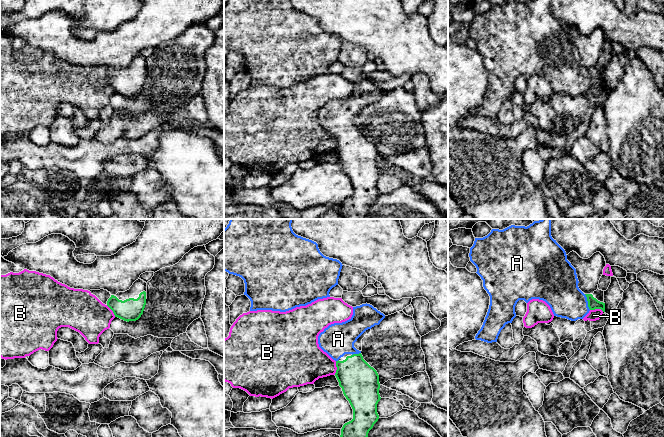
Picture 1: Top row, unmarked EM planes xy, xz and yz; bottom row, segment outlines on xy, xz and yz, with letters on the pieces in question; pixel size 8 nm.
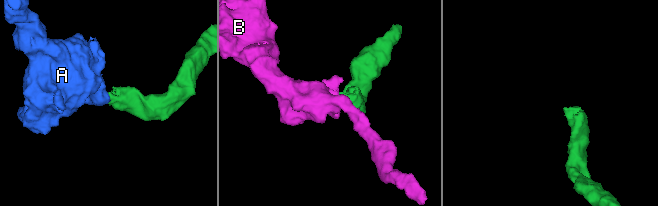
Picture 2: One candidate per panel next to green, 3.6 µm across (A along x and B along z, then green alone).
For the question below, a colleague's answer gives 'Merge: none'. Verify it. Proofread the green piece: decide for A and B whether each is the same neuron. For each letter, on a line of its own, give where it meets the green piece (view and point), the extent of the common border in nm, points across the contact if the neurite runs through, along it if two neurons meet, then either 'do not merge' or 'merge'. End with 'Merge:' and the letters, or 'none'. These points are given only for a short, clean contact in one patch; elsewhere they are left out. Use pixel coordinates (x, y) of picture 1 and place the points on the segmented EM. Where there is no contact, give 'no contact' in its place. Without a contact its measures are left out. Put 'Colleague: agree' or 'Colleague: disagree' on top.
Colleague: disagree
A: meets green in yz at (588, 302); contact 140 nm long; runs through yz (593, 303), (588, 302), (572, 302), (560, 290); merge
B: meets green in xz at (337, 368); contact 110 nm long; border along xz (336, 361), (336, 372), (334, 374); do not merge
Merge: A

